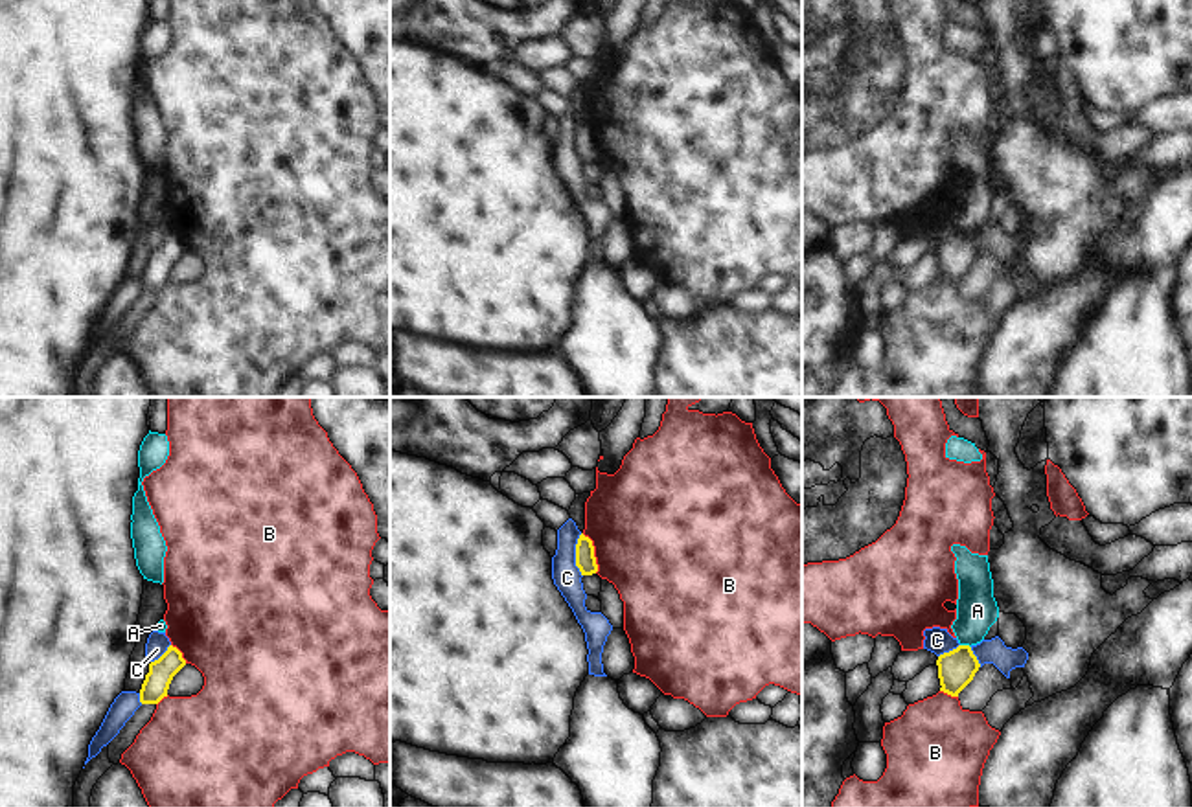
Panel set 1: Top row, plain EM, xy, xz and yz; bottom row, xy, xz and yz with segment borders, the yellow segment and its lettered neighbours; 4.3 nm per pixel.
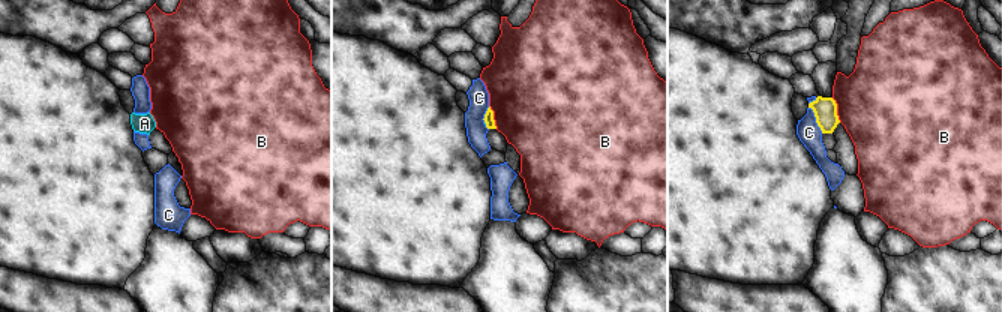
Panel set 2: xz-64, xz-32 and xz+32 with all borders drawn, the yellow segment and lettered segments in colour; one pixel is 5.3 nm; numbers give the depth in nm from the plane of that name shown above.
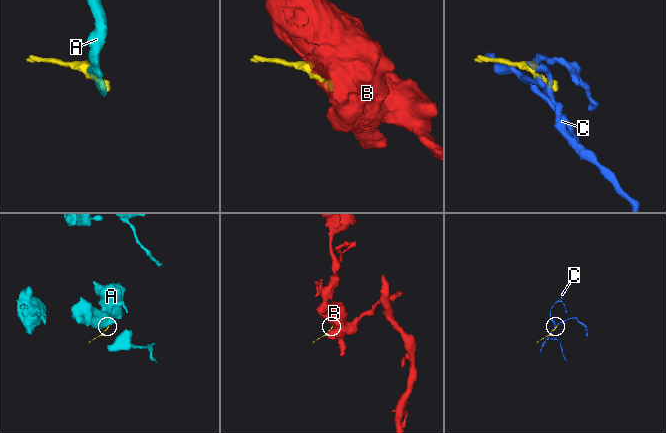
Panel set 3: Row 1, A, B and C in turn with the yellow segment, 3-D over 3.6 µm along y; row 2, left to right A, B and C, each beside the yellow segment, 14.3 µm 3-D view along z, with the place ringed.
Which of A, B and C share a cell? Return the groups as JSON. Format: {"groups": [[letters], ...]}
{"groups": [["A"], ["B"], ["C"]]}

